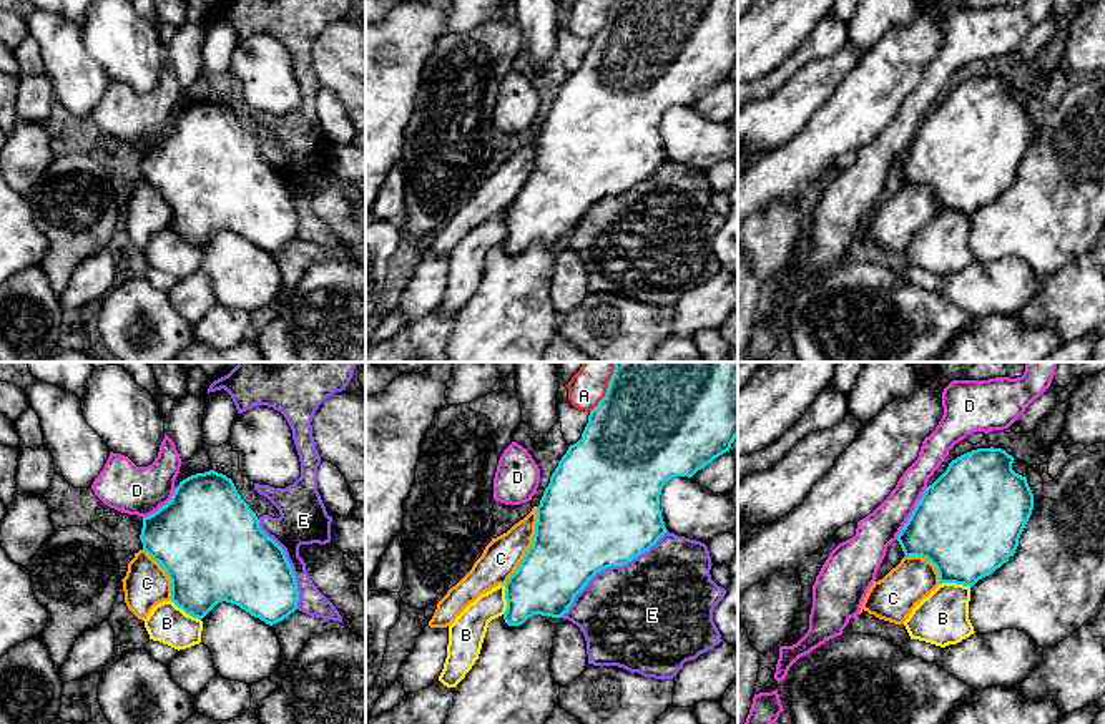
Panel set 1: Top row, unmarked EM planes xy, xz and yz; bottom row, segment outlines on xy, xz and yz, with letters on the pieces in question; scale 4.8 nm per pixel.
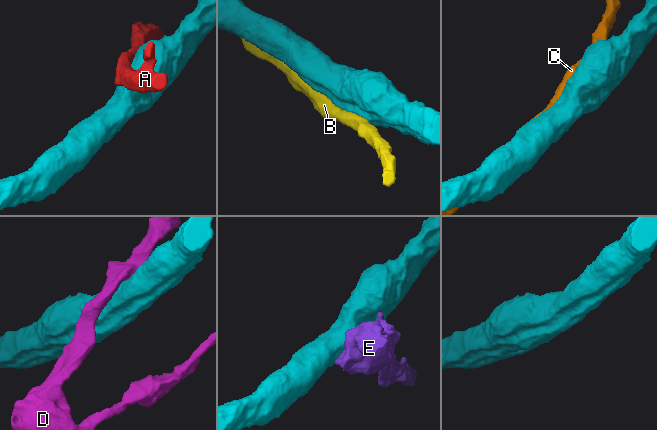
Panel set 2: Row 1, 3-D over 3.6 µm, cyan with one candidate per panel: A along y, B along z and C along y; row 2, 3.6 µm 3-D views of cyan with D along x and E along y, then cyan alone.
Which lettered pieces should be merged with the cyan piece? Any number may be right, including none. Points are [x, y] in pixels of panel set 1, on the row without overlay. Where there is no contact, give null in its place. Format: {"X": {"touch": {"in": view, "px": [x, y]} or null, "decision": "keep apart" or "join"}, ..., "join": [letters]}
{"A": {"touch": {"in": "xz", "px": [607, 20]}, "decision": "keep apart"}, "B": {"touch": {"in": "yz", "px": [956, 211]}, "decision": "keep apart"}, "C": {"touch": {"in": "xz", "px": [532, 173]}, "decision": "join"}, "D": {"touch": {"in": "yz", "px": [913, 141]}, "decision": "keep apart"}, "E": {"touch": {"in": "xz", "px": [610, 195]}, "decision": "keep apart"}, "join": ["C"]}

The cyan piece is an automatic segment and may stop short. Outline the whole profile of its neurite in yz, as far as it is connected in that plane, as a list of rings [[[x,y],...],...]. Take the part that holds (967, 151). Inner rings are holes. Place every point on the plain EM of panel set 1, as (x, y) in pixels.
[[[994,75],[967,80],[922,121],[897,169],[906,184],[922,184],[936,194],[939,213],[972,216],[1014,184],[1034,138],[1034,121],[1027,105],[1012,98],[1014,88]]]

